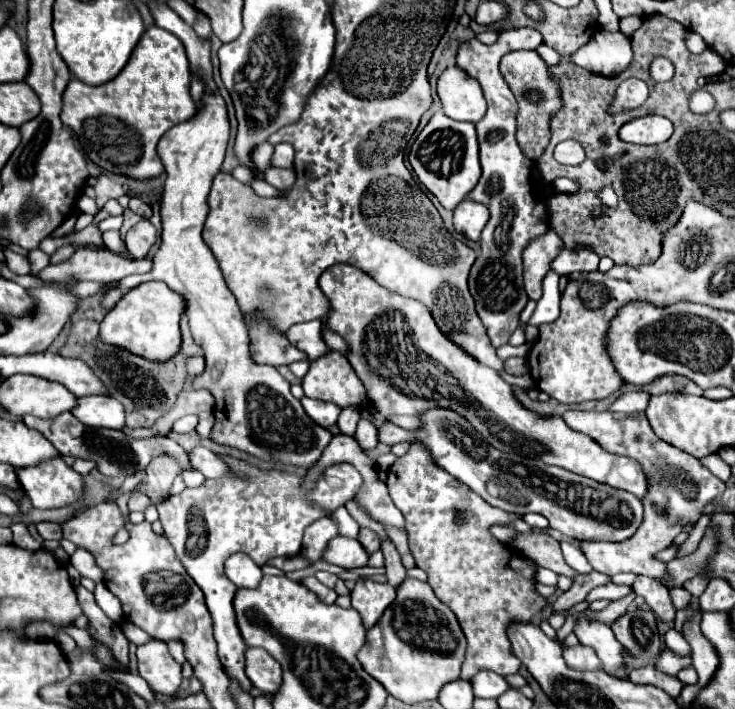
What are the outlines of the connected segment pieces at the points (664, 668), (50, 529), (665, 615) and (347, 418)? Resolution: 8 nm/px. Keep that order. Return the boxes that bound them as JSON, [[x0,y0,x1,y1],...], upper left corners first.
[[655,648,691,676],[37,522,61,540],[631,576,677,622],[337,408,361,436]]

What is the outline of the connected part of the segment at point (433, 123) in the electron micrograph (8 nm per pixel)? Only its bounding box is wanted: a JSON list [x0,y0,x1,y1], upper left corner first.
[409,112,481,210]

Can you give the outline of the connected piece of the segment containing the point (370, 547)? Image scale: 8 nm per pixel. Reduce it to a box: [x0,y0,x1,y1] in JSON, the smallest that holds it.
[357,528,381,554]

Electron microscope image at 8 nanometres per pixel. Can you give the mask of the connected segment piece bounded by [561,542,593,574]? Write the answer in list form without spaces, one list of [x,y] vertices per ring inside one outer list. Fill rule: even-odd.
[[[561,542],[561,550],[563,550],[563,558],[565,562],[575,568],[577,572],[581,574],[591,574],[593,572],[593,566],[589,564],[589,560],[585,558],[585,554],[571,542]]]

